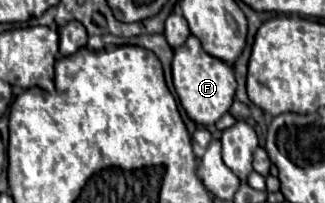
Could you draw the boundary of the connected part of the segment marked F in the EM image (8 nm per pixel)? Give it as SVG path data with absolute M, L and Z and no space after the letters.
M189 36L183 46L175 50L173 58L173 86L179 96L181 106L185 108L187 116L199 126L215 124L225 112L229 112L233 98L235 98L235 74L233 68L213 56L209 56L195 36Z

